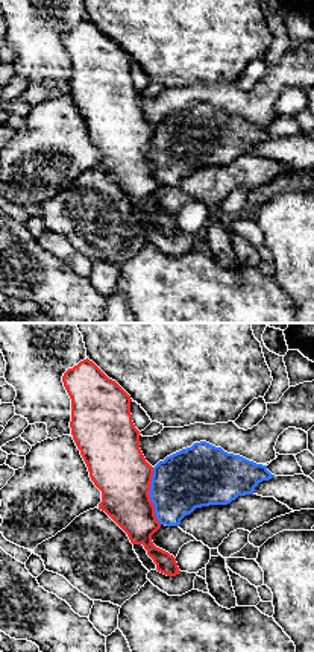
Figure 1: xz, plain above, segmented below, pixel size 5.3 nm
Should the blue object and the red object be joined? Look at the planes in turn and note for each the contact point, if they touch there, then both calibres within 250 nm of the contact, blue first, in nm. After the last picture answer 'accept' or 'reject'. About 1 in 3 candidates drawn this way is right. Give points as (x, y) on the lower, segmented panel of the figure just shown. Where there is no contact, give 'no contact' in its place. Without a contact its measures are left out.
(149, 495) | 320/300 nm

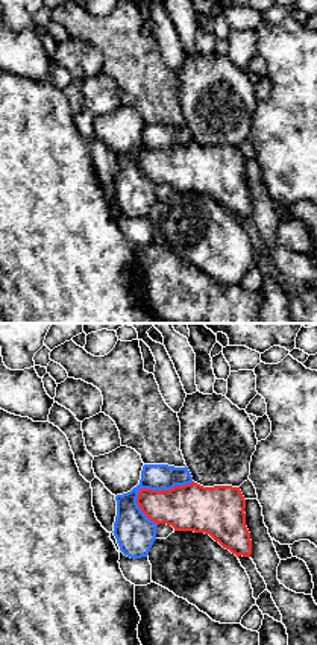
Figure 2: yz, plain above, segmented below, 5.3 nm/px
(160, 489) | 190/260 nm

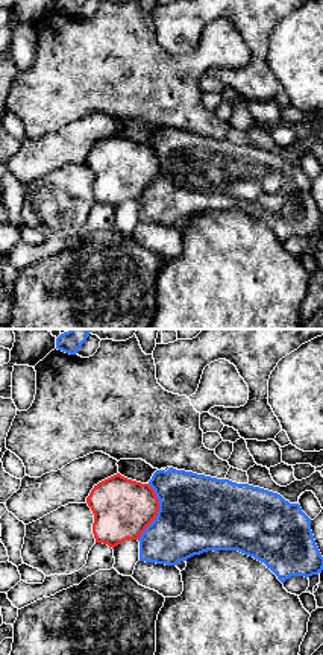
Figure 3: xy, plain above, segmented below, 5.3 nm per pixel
(158, 511) | 400/320 nm

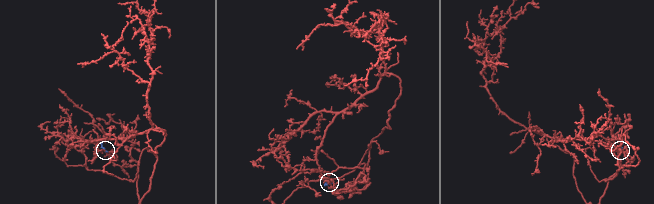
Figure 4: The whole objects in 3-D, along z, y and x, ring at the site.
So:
reject

